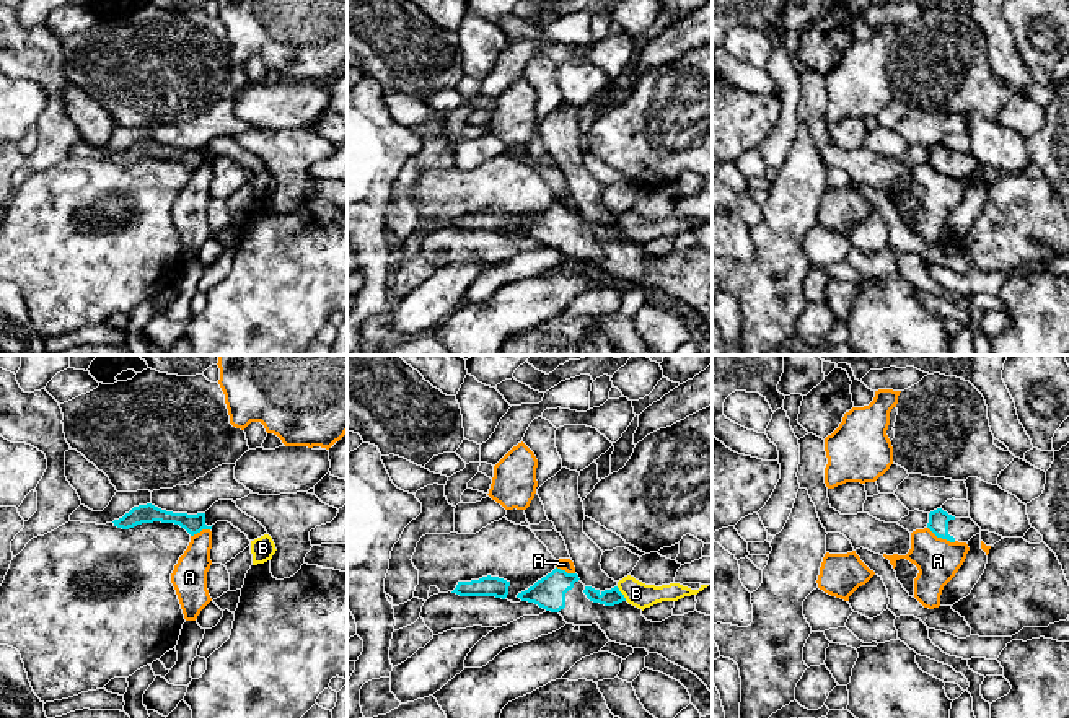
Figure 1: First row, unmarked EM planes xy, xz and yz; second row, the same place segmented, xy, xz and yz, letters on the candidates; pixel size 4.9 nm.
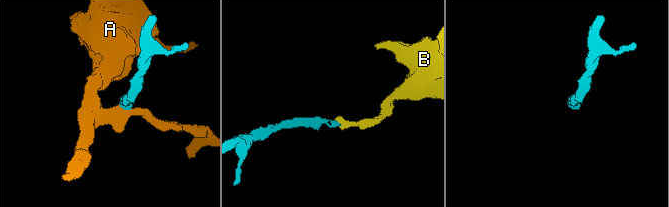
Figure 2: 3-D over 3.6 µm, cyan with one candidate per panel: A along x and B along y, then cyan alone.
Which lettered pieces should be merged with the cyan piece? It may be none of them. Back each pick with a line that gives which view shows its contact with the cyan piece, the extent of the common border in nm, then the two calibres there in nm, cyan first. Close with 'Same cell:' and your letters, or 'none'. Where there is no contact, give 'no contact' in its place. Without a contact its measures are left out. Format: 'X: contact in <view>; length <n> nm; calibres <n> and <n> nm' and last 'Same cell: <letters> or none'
Same cell: none

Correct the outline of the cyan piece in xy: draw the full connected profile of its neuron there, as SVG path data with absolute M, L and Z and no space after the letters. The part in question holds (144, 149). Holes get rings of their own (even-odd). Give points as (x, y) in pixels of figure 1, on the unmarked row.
M152 138L134 142L122 153L114 155L114 161L129 165L142 158L174 158L184 163L191 171L200 168L202 165L212 165L205 160L205 148L187 150L187 148L173 148L161 145Z

